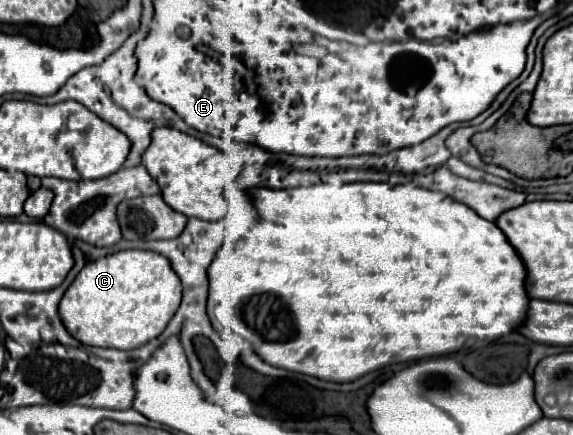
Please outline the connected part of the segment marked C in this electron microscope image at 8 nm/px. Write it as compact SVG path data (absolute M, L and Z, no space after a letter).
M122 250L88 262L70 288L64 292L58 312L62 318L64 328L76 338L80 344L86 346L100 346L100 348L116 348L116 350L134 350L146 344L150 338L162 334L174 312L178 310L178 302L182 298L182 282L174 270L170 270L170 262L156 252L146 250Z

